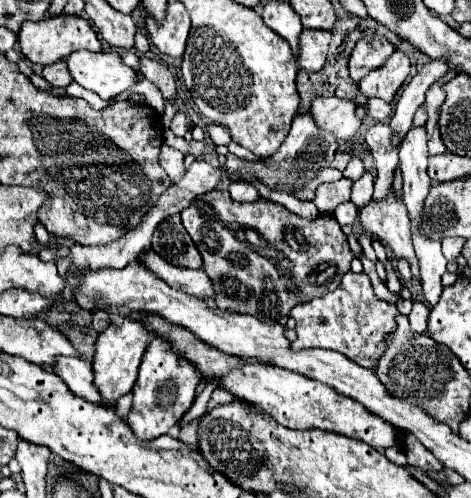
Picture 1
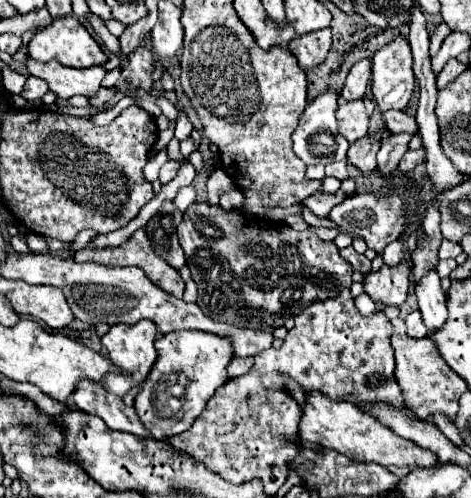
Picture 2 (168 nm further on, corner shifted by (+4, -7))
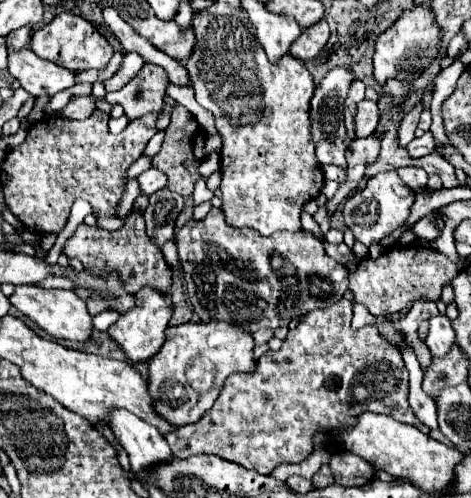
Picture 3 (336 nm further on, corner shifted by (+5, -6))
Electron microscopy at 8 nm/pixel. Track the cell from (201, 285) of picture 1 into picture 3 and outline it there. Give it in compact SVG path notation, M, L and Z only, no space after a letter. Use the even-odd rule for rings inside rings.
M142 214L128 216L126 224L114 232L100 230L98 226L80 224L76 234L66 242L64 254L68 258L78 258L86 268L94 270L96 274L118 270L120 278L126 284L126 290L130 290L132 294L142 290L142 286L150 286L152 290L158 290L166 296L172 290L172 268L166 264L162 252L146 236Z

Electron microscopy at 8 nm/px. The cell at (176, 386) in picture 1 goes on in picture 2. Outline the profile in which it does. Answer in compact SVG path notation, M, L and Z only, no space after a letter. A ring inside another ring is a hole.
M171 331L155 341L155 349L159 357L143 391L135 397L135 411L155 439L167 439L187 431L215 389L229 379L227 367L233 359L233 343L227 337L205 331Z

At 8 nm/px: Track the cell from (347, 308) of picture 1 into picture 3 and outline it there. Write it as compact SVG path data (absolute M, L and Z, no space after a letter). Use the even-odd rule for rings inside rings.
M346 298L334 302L330 308L310 310L310 314L302 316L298 326L288 332L278 352L268 350L262 354L252 374L232 374L226 378L218 400L196 424L176 428L168 434L172 454L176 458L214 454L268 476L284 462L296 464L308 458L312 452L312 434L318 428L332 432L332 428L340 424L352 424L354 416L366 410L392 416L394 420L416 426L428 434L430 428L418 422L408 404L408 370L402 362L402 354L388 340L384 340L374 326L352 330L350 320L352 302Z

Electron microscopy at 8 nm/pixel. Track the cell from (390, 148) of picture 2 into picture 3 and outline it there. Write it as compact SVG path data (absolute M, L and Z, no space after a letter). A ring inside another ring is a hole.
M418 102L418 106L412 112L408 112L404 116L404 120L400 122L400 126L398 126L398 146L406 148L414 140L414 130L418 126L418 118L420 118L418 114L420 112L422 112L422 104Z

